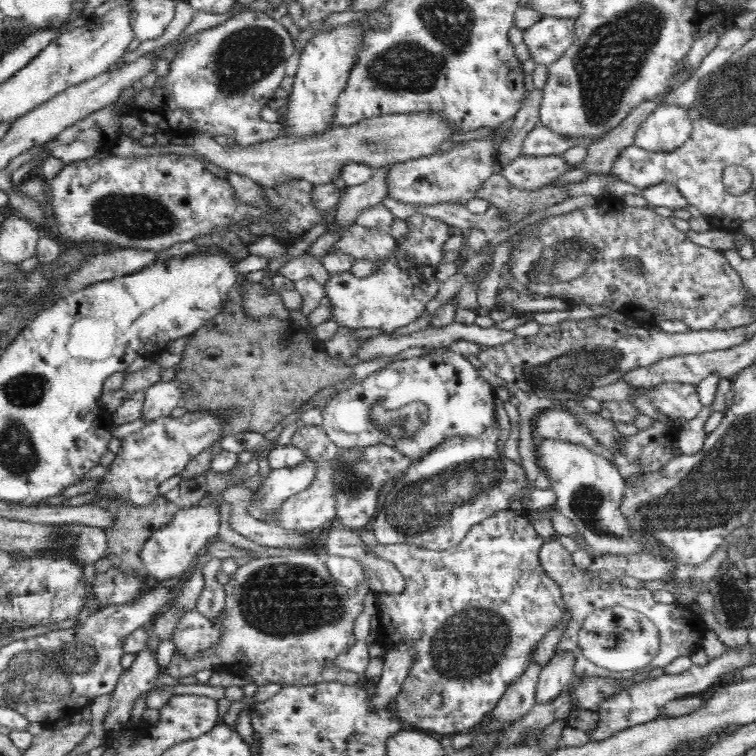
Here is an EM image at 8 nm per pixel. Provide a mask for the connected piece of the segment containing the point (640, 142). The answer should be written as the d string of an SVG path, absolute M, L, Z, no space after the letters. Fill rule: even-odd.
M658 105L639 124L634 144L648 152L674 152L692 134L693 119L686 108Z

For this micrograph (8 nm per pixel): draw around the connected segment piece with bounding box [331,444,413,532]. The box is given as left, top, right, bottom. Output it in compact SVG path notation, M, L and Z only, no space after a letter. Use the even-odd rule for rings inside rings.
M385 444L364 447L360 458L340 461L331 474L333 484L331 497L335 502L335 517L332 520L332 526L344 527L353 532L369 529L379 512L380 490L392 478L396 480L402 478L412 464L413 460L410 460L408 456L402 456L393 446Z

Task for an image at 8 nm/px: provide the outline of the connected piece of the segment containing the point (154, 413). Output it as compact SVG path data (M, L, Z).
M158 381L145 392L144 406L140 420L156 420L170 415L171 411L182 400L182 389L173 381Z

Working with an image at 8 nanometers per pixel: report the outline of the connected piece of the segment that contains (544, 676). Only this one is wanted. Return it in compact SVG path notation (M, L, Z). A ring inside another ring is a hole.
M556 649L539 674L536 701L545 703L556 698L575 677L574 664L576 664L574 653L566 649Z

